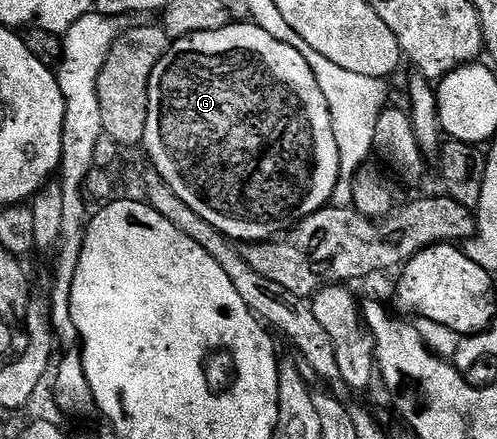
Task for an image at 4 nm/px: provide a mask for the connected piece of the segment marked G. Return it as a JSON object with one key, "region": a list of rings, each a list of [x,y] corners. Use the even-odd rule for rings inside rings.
{"region":[[[232,21],[224,29],[212,29],[208,33],[185,35],[183,39],[175,39],[171,42],[170,48],[164,53],[164,57],[160,57],[156,69],[152,69],[152,77],[148,85],[148,125],[144,129],[141,146],[143,148],[146,147],[146,155],[150,158],[149,166],[153,170],[158,171],[160,177],[164,177],[164,181],[172,189],[172,193],[176,193],[176,197],[180,197],[180,201],[184,201],[184,205],[188,205],[188,209],[200,213],[200,217],[204,217],[204,221],[208,221],[208,225],[212,225],[220,233],[227,235],[231,241],[242,239],[241,242],[243,244],[261,243],[265,240],[285,235],[287,231],[297,227],[298,224],[305,221],[312,213],[316,213],[320,208],[327,206],[330,203],[332,193],[336,189],[338,180],[343,178],[340,173],[340,149],[336,149],[336,133],[332,133],[332,117],[328,109],[328,101],[324,97],[324,92],[320,90],[320,84],[316,81],[316,73],[312,73],[312,65],[308,65],[304,53],[292,49],[292,45],[288,45],[284,41],[276,41],[276,37],[272,37],[272,33],[264,33],[264,29],[257,27],[253,21],[245,23]]]}

